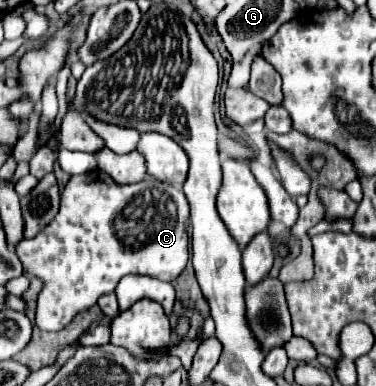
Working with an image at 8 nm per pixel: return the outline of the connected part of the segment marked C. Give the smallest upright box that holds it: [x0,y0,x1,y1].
[17,170,189,332]

